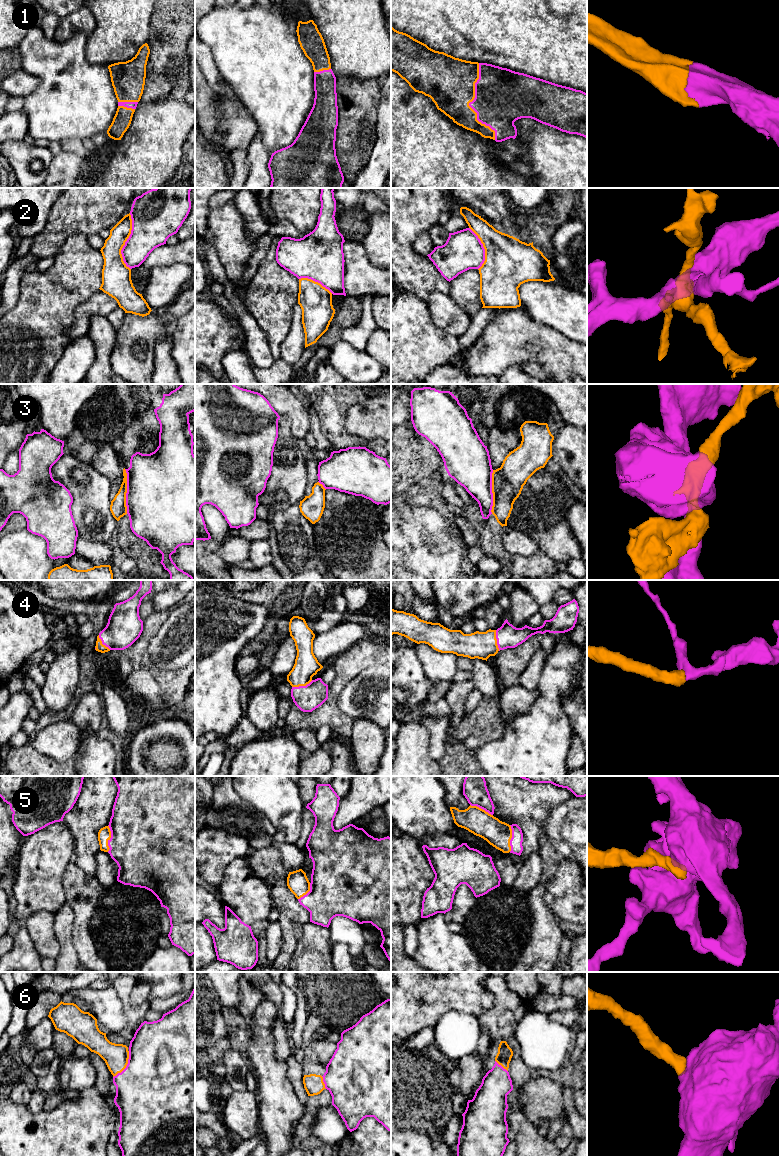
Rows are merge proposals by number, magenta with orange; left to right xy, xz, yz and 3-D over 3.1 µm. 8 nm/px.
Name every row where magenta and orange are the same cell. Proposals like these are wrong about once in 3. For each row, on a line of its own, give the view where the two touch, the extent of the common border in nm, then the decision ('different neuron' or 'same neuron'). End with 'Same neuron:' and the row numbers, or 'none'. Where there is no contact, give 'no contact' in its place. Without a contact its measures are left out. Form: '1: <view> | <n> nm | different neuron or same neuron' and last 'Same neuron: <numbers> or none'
1: yz | 650 nm | same neuron
2: xy | 460 nm | different neuron
3: xy | 360 nm | different neuron
4: yz | 170 nm | same neuron
5: xy | 220 nm | same neuron
6: xy | 260 nm | same neuron
Same neuron: 1, 4, 5, 6

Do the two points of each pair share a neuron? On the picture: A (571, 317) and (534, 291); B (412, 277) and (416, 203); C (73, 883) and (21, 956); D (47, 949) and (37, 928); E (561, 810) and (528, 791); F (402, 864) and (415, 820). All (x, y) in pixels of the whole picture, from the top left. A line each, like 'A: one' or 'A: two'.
A: one
B: one
C: two
D: one
E: two
F: two

